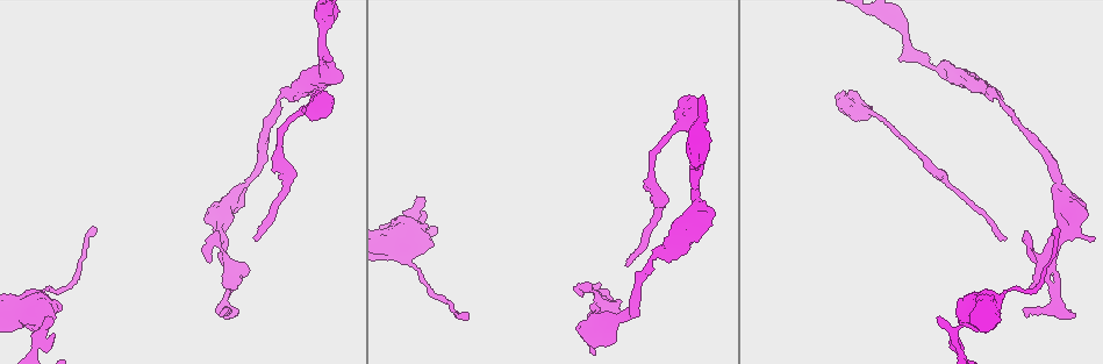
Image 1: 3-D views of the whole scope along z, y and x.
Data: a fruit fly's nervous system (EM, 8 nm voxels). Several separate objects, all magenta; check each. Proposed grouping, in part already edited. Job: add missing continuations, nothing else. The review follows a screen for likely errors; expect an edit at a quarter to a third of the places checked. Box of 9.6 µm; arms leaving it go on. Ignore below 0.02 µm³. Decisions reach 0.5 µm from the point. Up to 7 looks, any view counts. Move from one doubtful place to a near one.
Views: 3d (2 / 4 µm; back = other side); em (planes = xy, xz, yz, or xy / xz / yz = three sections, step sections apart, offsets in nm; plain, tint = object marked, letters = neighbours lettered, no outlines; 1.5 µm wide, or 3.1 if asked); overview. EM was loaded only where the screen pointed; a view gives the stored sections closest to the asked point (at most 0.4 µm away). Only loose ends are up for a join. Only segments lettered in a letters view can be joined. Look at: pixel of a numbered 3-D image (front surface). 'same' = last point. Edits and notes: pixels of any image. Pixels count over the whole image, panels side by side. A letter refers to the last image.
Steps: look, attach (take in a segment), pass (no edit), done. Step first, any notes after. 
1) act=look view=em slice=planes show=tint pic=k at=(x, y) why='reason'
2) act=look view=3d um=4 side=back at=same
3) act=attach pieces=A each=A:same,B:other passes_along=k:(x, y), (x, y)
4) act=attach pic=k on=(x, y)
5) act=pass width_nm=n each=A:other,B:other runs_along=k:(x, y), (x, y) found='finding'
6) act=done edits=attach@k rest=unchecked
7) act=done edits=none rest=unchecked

act=look view=em slice=xy step=4 show=letters pic=1 at=(237, 208) why='free end'

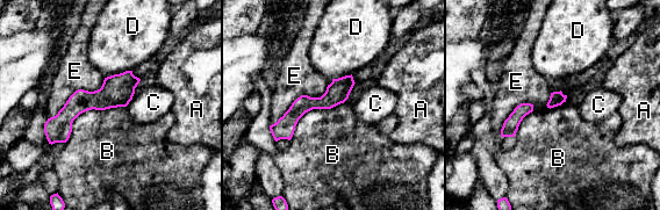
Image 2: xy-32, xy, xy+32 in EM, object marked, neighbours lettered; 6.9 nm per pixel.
act=pass each=A:other,B:other,C:other,D:other,E:other border=2:(133, 99), (126, 106) found='none of them fits'

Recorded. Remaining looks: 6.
act=look view=em slice=planes show=letters pic=1 at=(248, 275)

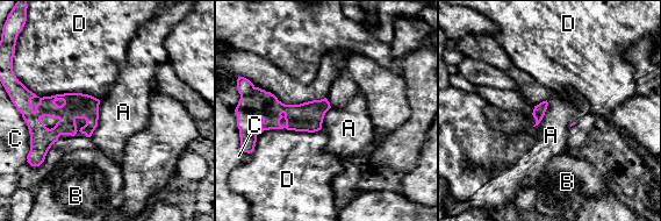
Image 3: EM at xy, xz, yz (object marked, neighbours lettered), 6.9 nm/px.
act=pass each=A:other,B:other,C:other,D:other border=3:(100, 100), (98, 126), (90, 136) found='no lettered segment goes on from it'

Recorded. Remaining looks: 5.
act=look view=em slice=yz step=4 show=letters pic=1 at=(421, 197) why='branch stops here'

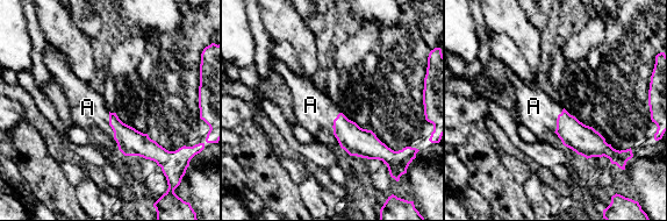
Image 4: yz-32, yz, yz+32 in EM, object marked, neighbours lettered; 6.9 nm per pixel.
act=attach pieces=A width_nm=90 each=A:same found='the neuron continues'

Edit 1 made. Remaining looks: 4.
act=done edits=attach@4 rest=unchecked

